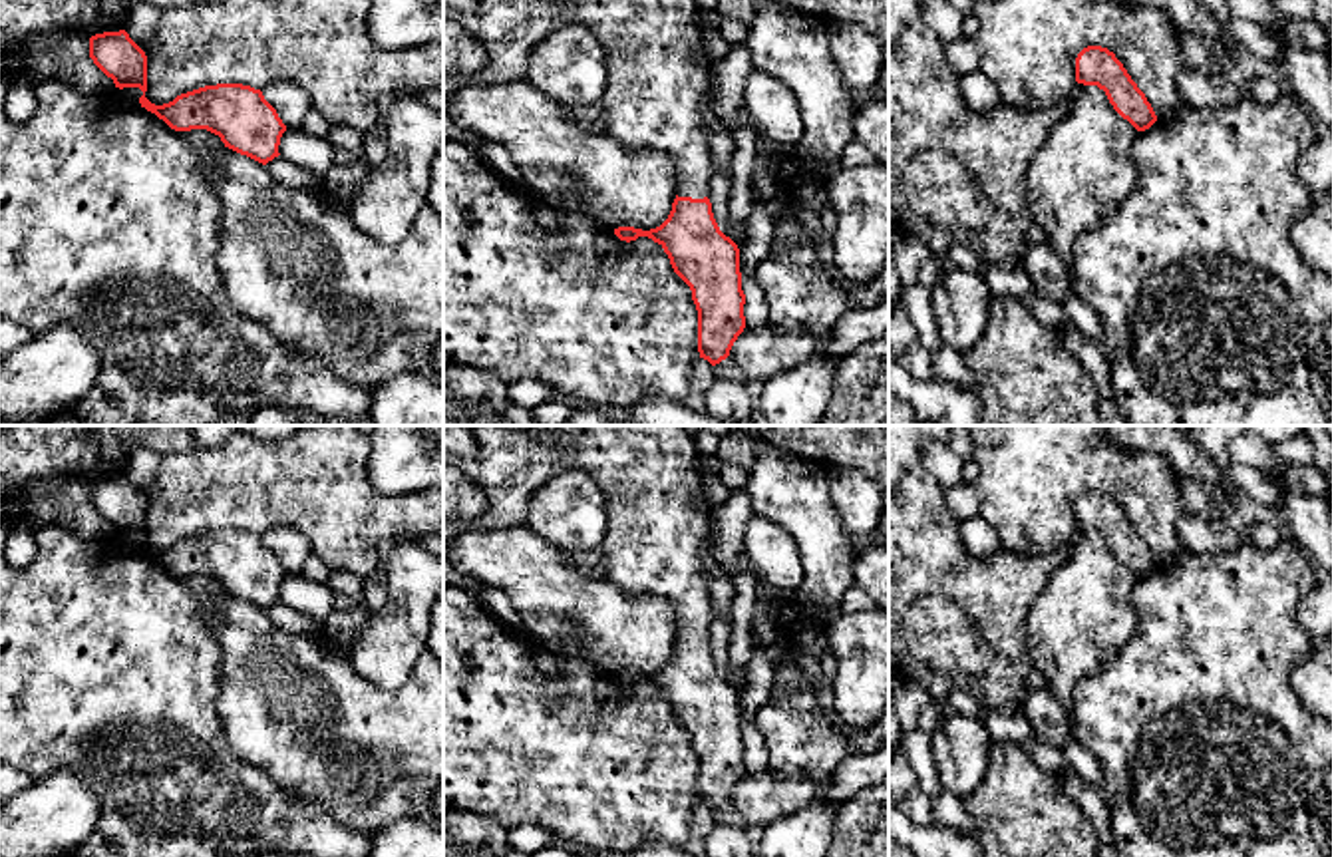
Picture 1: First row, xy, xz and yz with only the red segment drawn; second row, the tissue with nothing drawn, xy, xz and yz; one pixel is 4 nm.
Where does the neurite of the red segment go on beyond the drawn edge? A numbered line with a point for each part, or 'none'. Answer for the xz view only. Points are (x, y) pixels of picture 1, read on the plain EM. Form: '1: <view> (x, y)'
1: xz (659, 517)

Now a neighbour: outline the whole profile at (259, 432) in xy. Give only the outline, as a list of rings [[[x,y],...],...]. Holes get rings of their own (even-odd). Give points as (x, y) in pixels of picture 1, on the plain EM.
[[[237,426],[239,431],[252,435],[258,441],[276,441],[292,435],[302,426]]]

